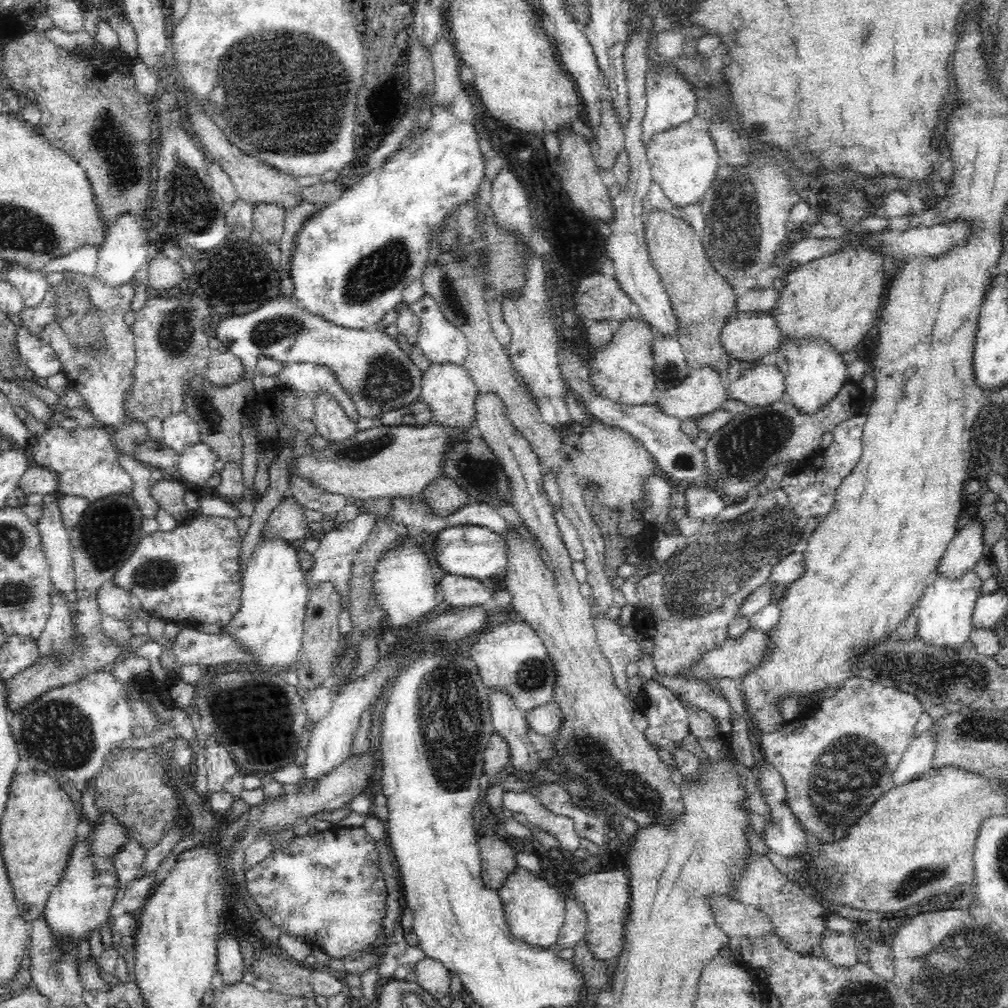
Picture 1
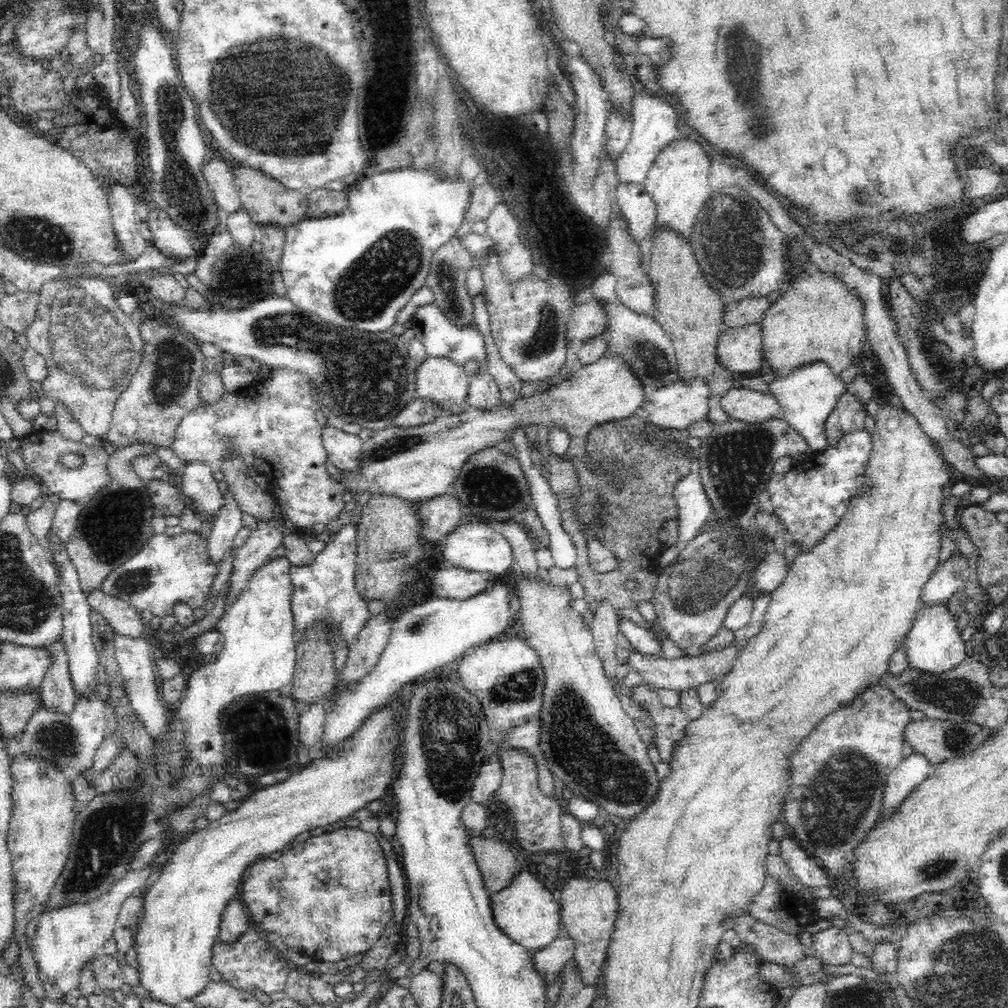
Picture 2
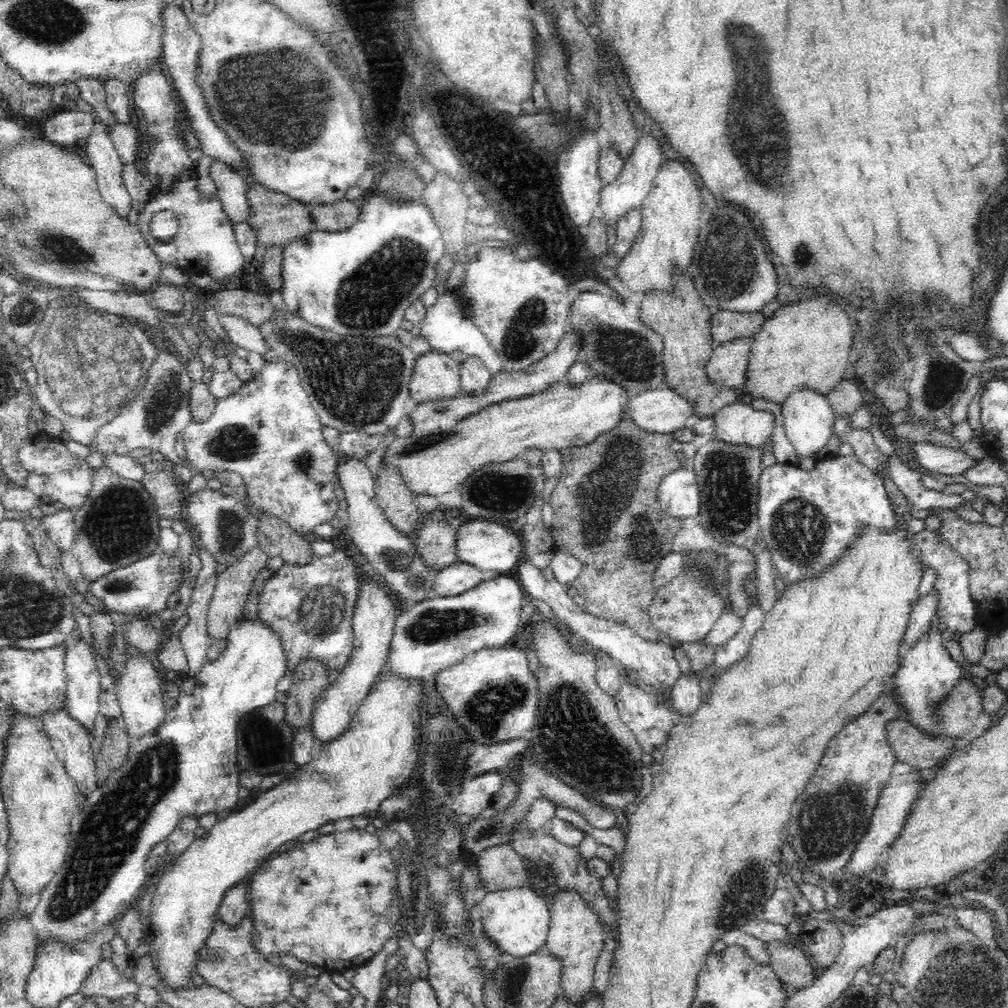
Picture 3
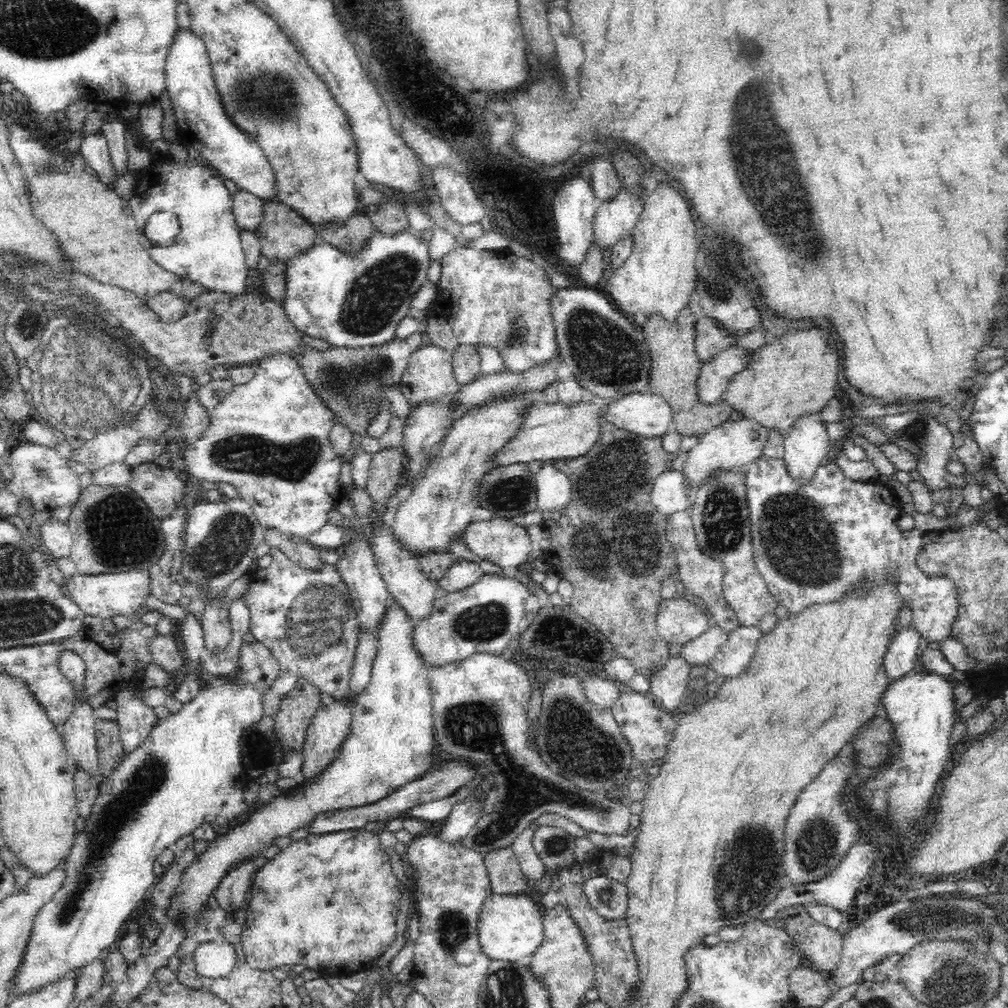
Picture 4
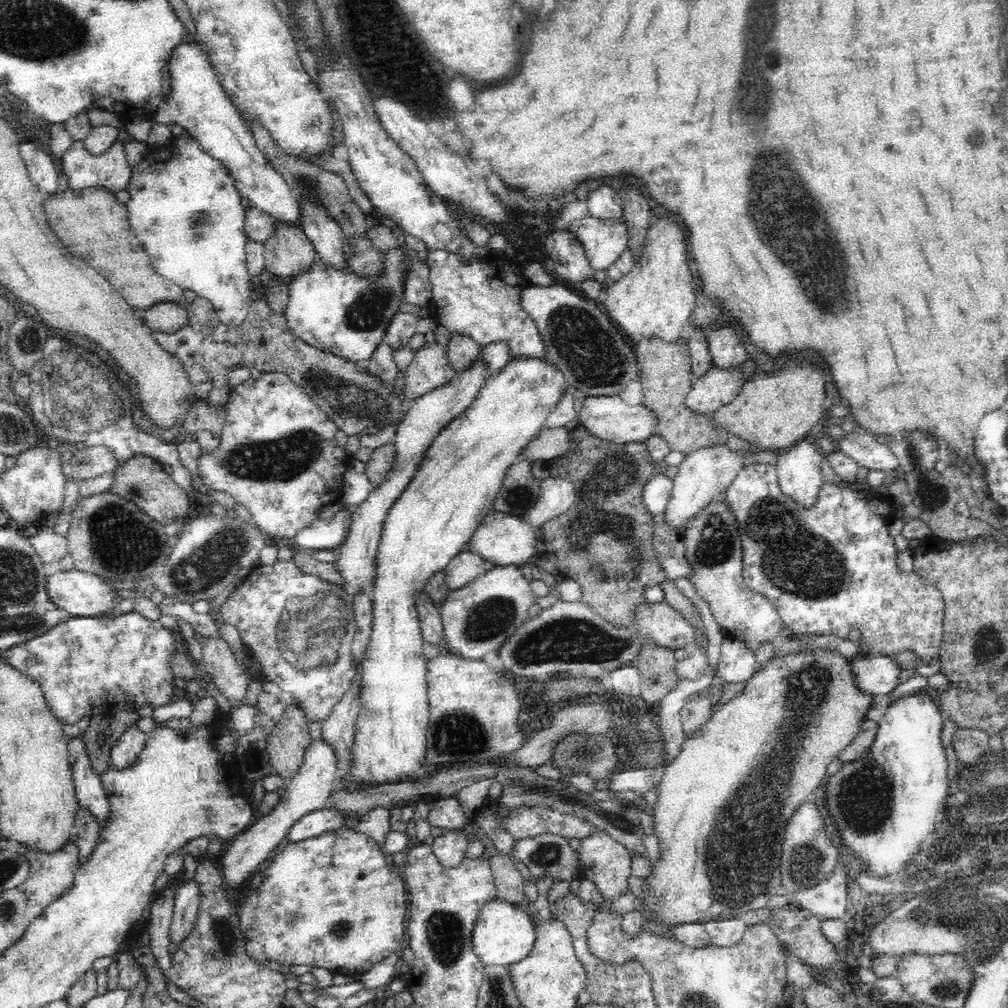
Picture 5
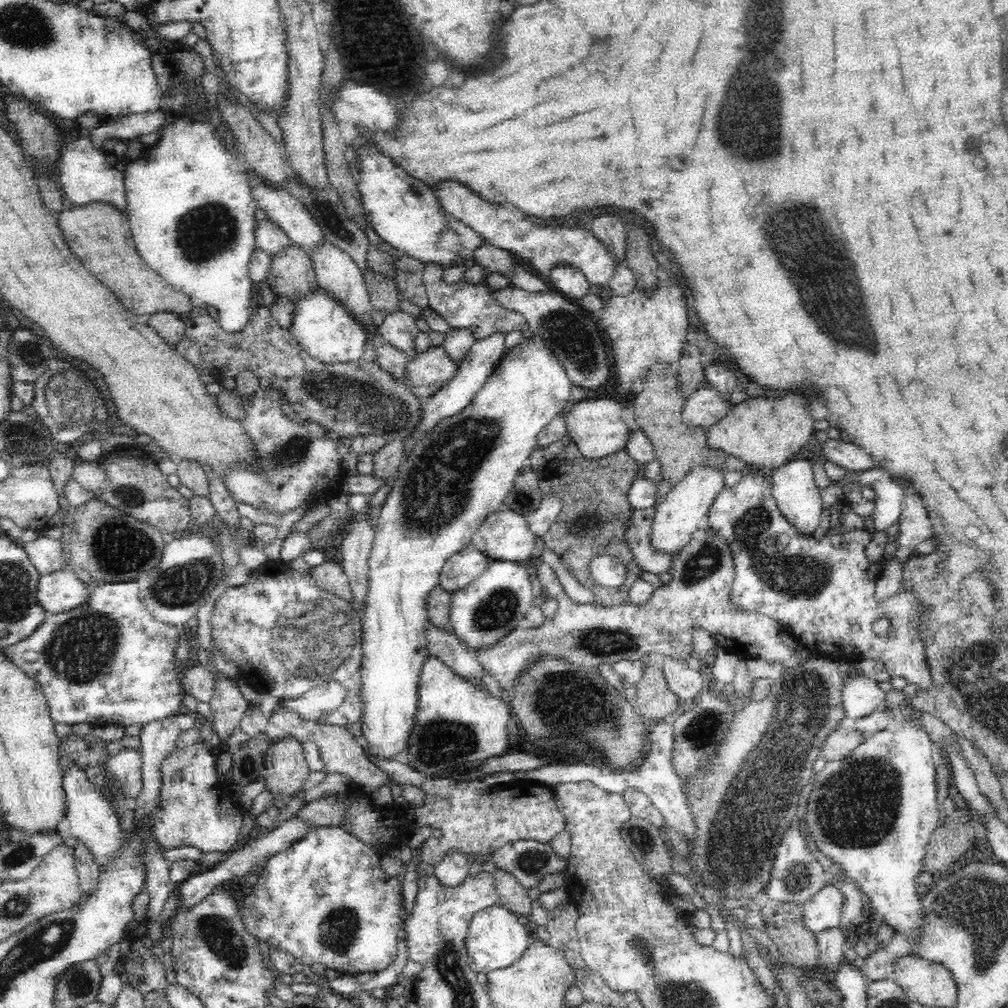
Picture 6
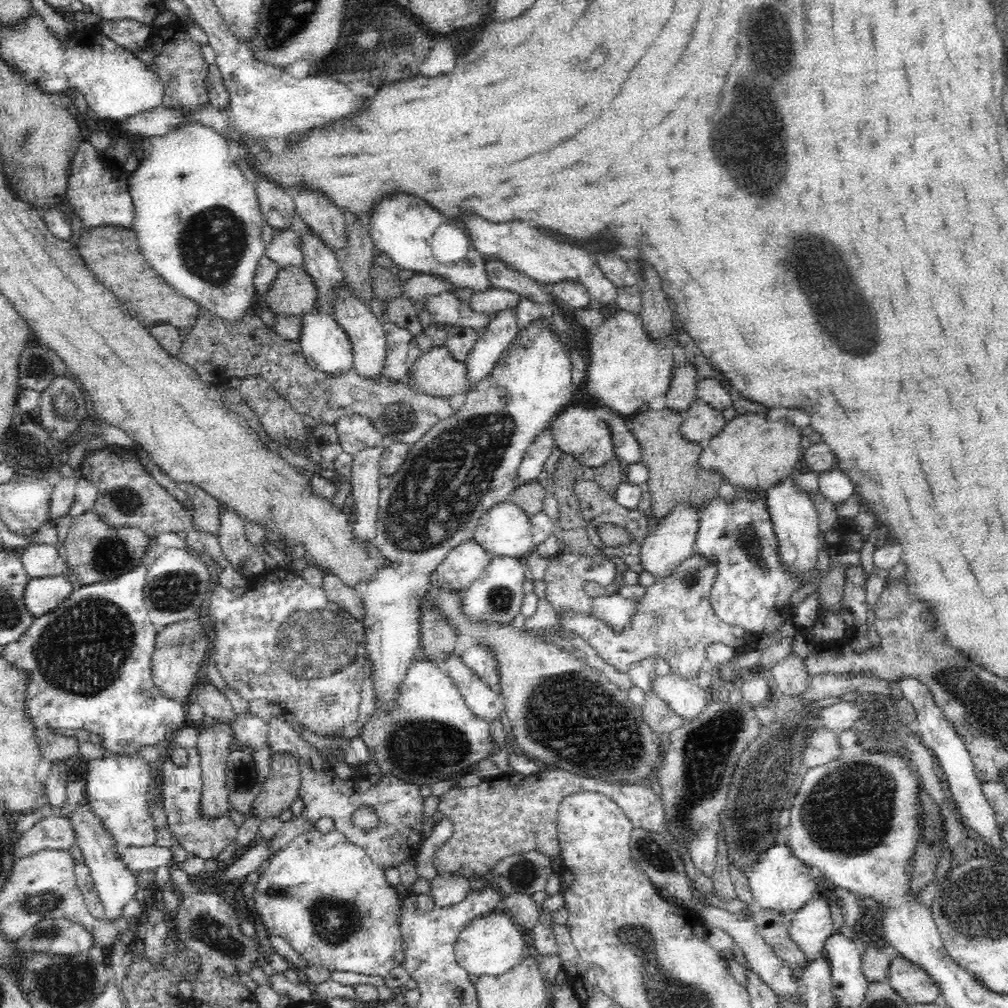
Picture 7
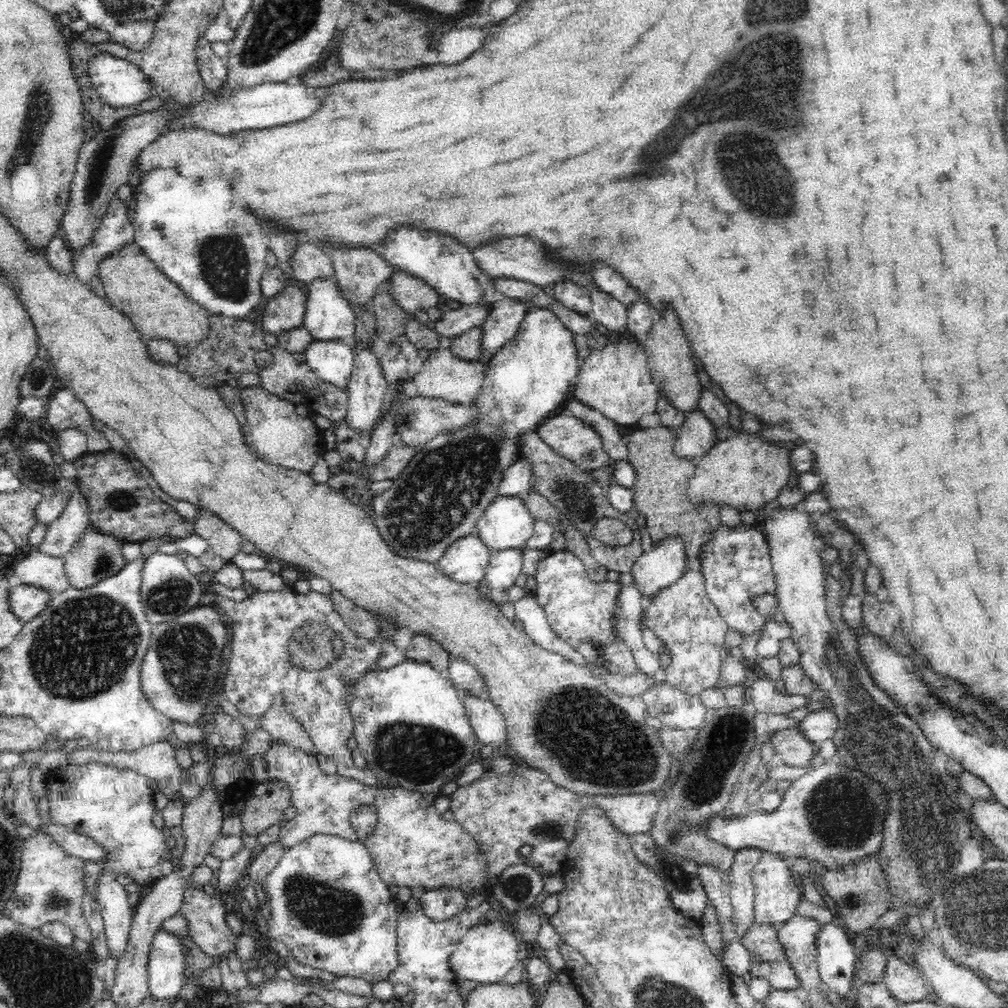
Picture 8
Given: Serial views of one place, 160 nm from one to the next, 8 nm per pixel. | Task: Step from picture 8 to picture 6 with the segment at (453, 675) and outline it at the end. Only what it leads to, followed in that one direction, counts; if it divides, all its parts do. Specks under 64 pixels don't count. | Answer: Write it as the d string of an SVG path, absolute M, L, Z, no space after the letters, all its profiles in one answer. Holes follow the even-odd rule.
M703 523L692 534L691 539L679 550L674 564L672 564L670 582L656 588L652 598L644 604L622 603L608 608L594 603L572 602L565 595L553 568L540 557L536 557L533 564L537 569L537 578L542 584L544 592L548 596L553 596L558 604L554 618L546 618L542 622L542 626L538 626L538 628L523 624L516 627L492 646L477 652L480 664L495 679L495 682L500 683L505 692L515 688L520 676L524 676L528 672L528 668L544 656L561 658L574 666L589 667L591 670L597 670L597 666L602 666L602 664L614 664L619 660L642 660L645 655L664 657L669 661L685 664L686 659L693 654L694 650L692 628L698 627L704 628L719 644L738 656L762 658L768 662L781 664L783 668L799 665L800 658L795 649L786 646L778 636L778 632L783 629L781 624L764 613L740 608L732 601L731 594L735 576L734 555L732 555L734 551L732 551L730 541L724 539L718 530L712 526L709 527Z

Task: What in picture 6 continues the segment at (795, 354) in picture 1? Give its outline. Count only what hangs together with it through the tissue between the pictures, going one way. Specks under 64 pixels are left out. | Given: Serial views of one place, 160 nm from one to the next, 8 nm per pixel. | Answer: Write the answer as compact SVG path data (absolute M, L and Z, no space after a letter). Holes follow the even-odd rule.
M796 454L792 459L783 462L772 470L772 494L782 514L801 532L812 534L818 527L820 515L824 512L822 494L814 476L814 461Z

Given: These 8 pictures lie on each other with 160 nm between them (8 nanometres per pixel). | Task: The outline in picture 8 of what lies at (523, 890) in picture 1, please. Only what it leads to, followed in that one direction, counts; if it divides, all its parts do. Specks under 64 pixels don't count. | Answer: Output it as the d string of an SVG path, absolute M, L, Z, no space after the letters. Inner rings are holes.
M485 921L471 926L460 939L450 958L450 968L458 979L476 983L503 983L504 977L518 961L520 941L504 922Z

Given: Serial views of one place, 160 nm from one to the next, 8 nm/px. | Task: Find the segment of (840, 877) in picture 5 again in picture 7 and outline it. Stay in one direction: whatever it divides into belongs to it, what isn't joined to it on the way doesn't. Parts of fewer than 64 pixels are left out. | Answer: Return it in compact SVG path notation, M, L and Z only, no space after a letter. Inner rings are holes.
M816 896L795 912L790 926L790 939L800 945L806 953L808 962L816 958L820 949L825 946L827 938L834 933L831 900L828 896Z

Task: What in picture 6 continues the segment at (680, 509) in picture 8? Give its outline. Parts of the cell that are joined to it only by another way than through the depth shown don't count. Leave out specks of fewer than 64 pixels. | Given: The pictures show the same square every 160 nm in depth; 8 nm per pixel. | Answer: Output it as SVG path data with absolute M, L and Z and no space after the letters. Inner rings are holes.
M678 362L652 363L639 386L638 393L631 399L634 405L635 422L654 443L656 460L662 463L660 475L664 480L668 480L671 486L674 486L676 481L679 481L693 465L698 463L725 468L727 456L724 450L708 445L706 428L687 425L682 420L681 412L687 398L680 387L678 366Z

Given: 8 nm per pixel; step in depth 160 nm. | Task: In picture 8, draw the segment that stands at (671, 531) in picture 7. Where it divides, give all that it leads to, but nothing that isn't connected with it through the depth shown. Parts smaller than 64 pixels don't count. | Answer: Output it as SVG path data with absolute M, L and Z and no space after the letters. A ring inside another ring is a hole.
M668 536L653 543L632 566L633 585L644 599L674 584L686 572L686 544L682 536Z

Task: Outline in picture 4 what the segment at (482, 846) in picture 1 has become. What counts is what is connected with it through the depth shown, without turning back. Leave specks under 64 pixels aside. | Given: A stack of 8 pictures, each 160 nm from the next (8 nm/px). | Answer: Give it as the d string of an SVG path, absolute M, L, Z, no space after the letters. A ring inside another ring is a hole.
M512 846L487 852L483 861L494 894L518 895L528 888L529 881L519 866Z

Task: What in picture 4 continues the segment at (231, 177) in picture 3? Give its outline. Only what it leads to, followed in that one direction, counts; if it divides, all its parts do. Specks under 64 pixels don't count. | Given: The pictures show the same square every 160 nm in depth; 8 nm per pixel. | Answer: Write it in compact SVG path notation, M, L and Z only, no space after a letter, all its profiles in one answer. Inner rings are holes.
M240 188L232 194L232 198L232 214L238 226L244 230L255 231L260 224L263 200L253 192Z

